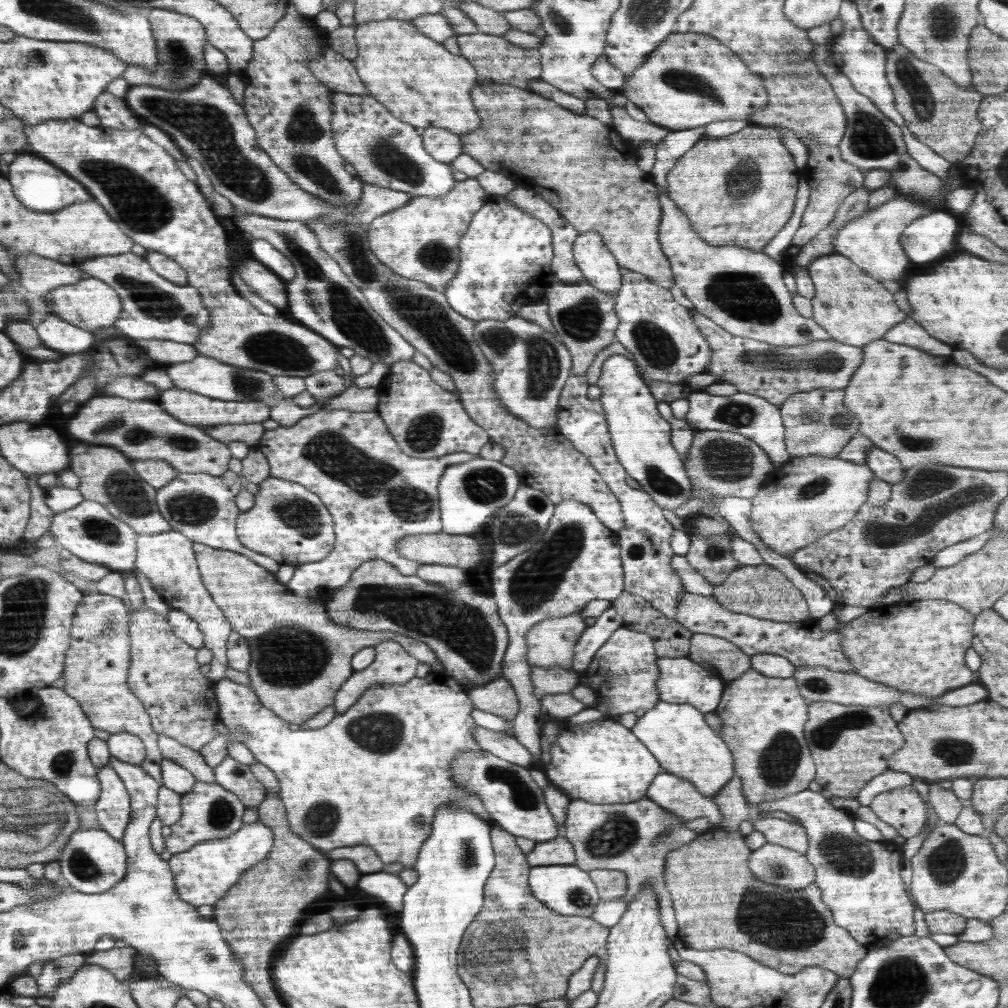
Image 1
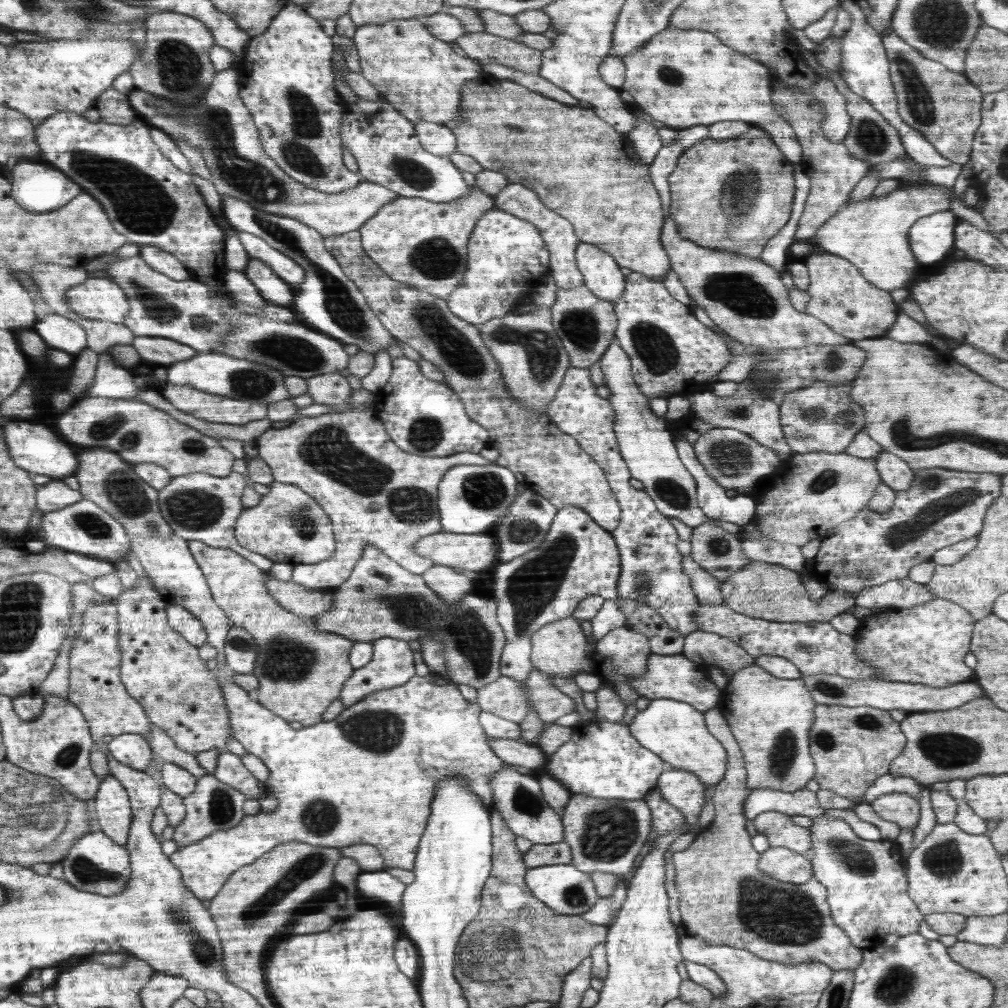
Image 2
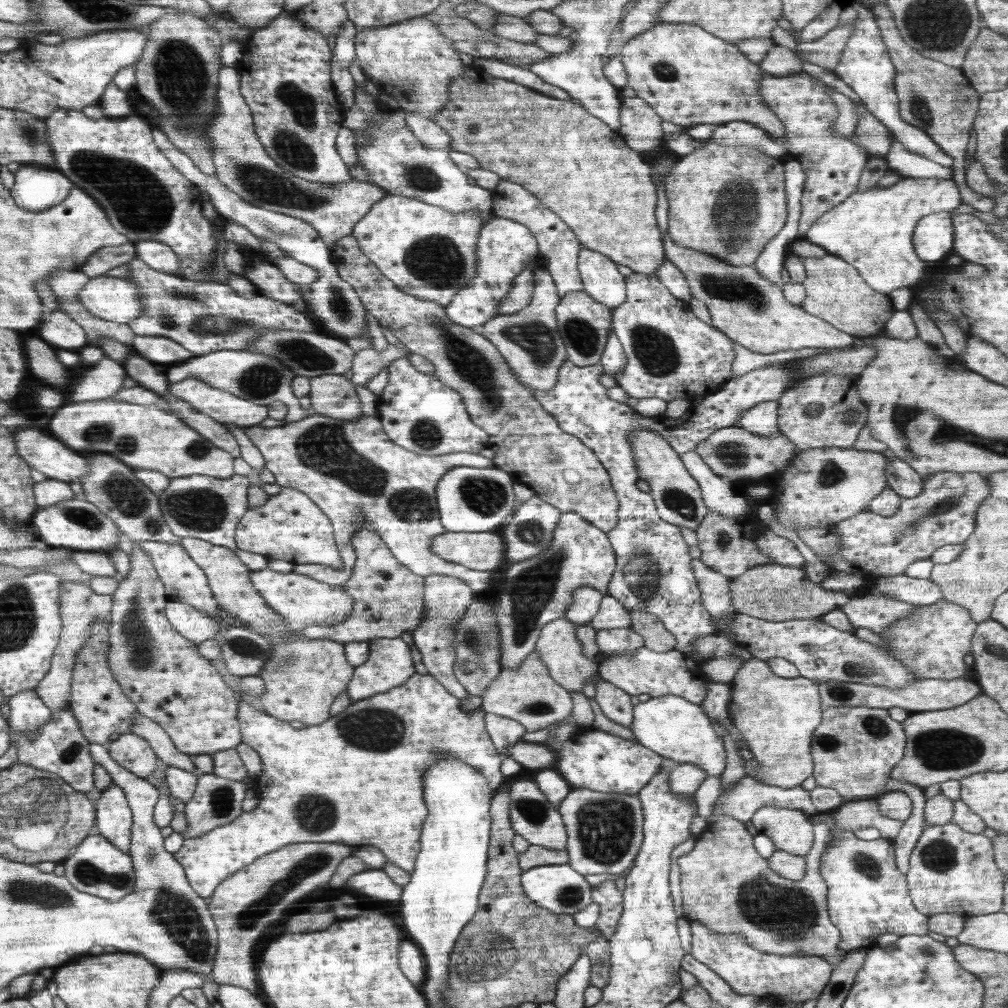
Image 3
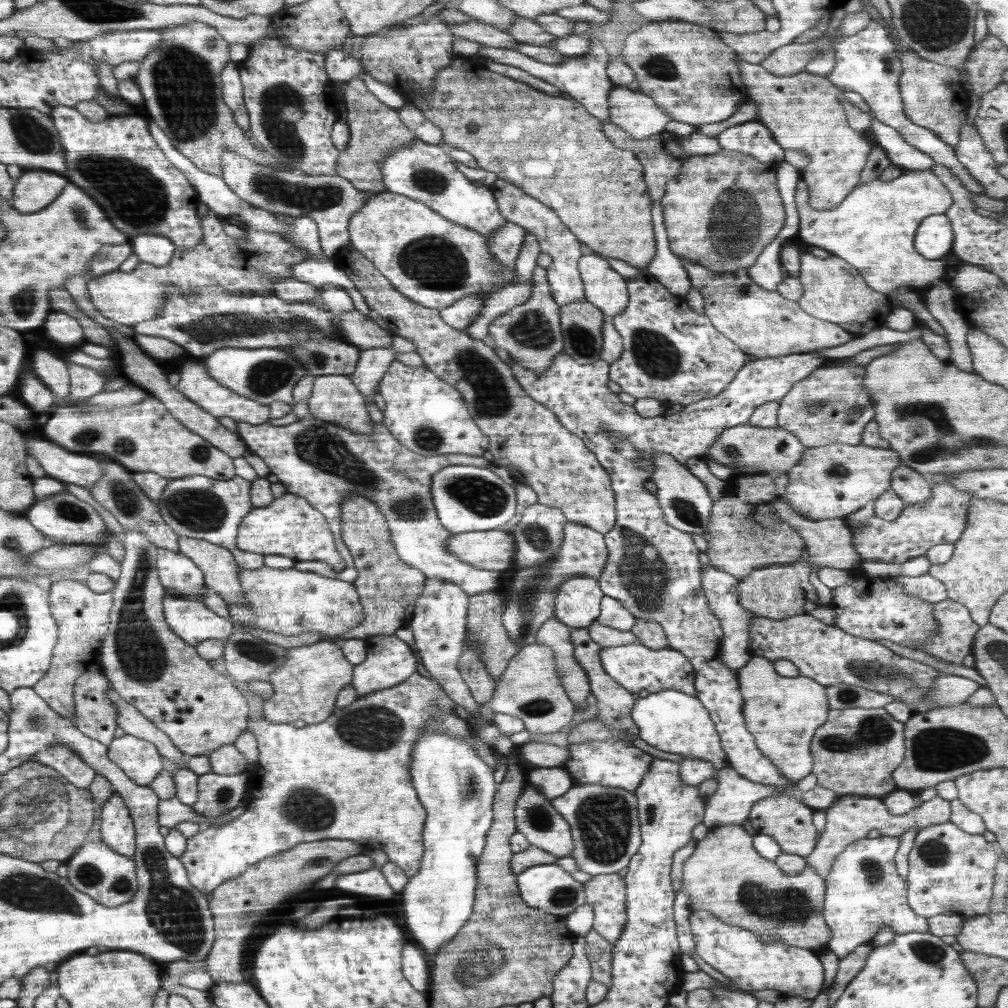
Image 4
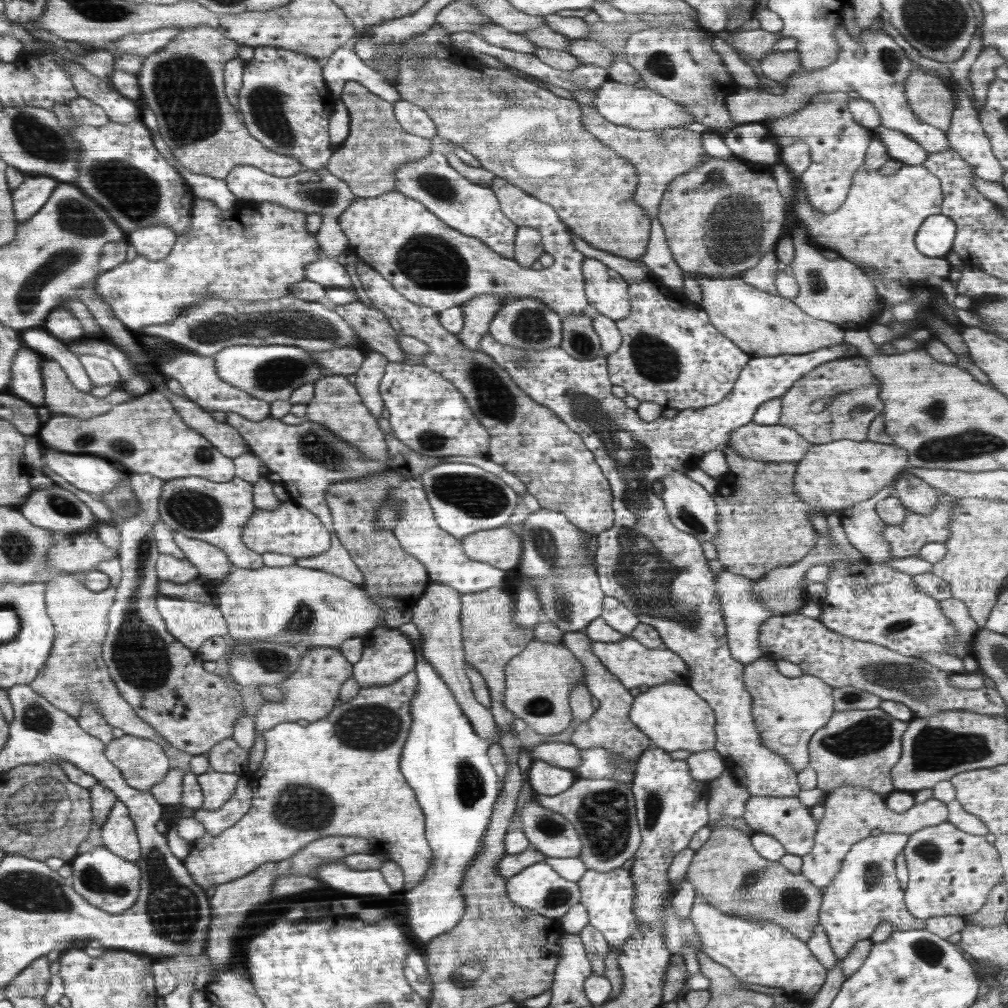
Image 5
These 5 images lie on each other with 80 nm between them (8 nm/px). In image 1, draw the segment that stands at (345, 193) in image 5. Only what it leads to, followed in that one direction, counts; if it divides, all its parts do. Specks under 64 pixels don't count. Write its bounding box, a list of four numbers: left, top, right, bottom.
[124,75,416,226]

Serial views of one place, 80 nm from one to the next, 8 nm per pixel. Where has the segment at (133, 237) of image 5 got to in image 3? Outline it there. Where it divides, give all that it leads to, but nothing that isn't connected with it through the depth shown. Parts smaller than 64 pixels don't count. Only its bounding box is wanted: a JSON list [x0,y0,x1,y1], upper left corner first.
[136,239,180,277]

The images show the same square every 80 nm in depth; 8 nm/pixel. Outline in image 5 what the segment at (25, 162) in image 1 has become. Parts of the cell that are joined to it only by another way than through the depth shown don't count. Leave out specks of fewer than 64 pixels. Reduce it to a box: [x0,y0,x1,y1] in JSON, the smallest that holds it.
[12,175,60,222]

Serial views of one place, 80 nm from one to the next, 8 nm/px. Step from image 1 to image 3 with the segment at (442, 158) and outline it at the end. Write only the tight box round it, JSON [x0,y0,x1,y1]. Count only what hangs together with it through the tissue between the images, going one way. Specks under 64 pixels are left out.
[405,113,450,150]

